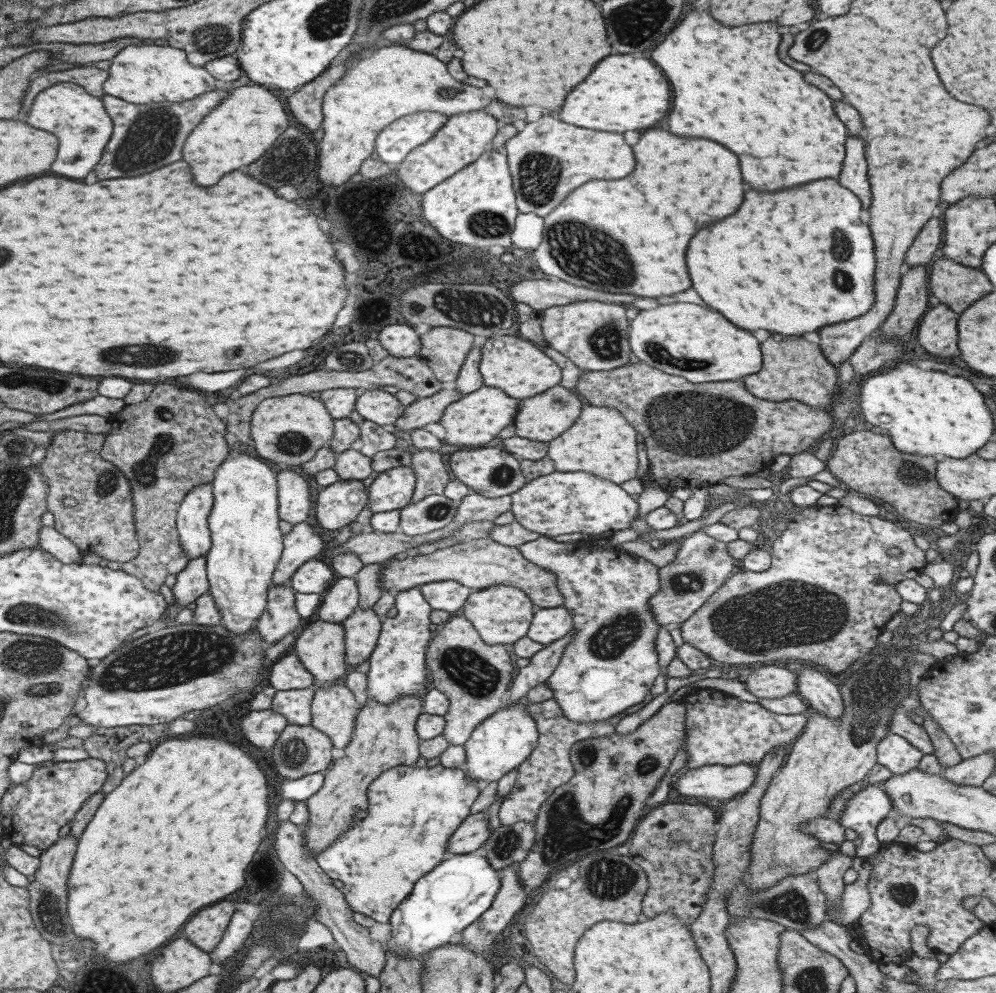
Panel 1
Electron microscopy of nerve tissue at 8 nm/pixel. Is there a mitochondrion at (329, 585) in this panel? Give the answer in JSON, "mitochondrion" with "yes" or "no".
{"mitochondrion":"no"}

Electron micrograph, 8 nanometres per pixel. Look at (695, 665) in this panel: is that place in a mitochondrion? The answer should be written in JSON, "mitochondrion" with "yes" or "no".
{"mitochondrion":"no"}

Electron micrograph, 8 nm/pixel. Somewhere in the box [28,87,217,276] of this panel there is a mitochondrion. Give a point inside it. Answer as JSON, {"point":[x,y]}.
{"point":[151,139]}

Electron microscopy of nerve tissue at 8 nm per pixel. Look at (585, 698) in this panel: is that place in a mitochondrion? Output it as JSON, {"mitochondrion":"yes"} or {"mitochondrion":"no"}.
{"mitochondrion":"no"}

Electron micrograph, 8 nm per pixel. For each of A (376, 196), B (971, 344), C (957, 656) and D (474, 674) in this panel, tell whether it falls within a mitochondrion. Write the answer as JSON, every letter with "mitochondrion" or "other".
{"A":"other","B":"other","C":"other","D":"mitochondrion"}

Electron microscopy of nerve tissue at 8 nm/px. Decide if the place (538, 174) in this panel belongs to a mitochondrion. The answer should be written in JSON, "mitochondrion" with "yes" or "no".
{"mitochondrion":"yes"}

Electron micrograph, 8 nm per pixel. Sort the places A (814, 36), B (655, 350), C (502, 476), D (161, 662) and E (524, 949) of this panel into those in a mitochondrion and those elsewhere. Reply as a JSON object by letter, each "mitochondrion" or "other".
{"A":"mitochondrion","B":"mitochondrion","C":"mitochondrion","D":"mitochondrion","E":"other"}

